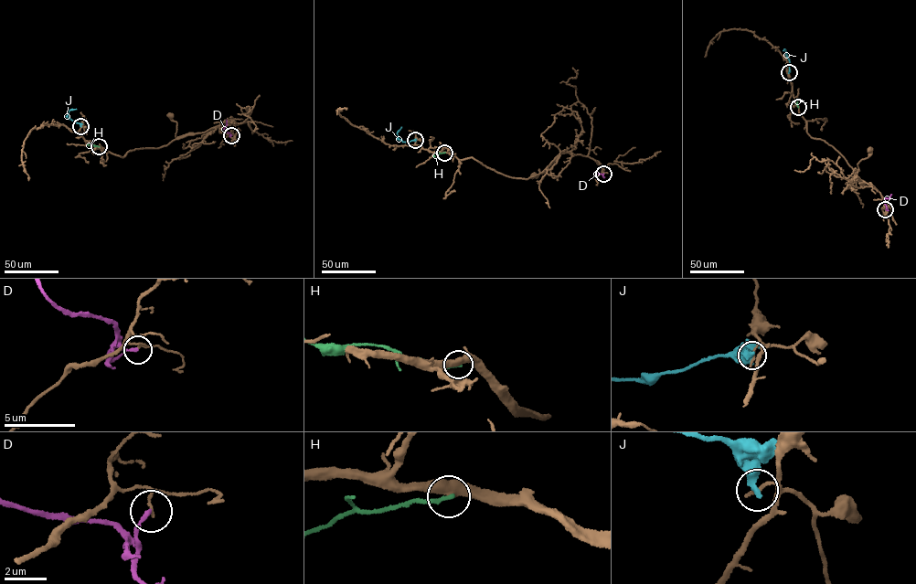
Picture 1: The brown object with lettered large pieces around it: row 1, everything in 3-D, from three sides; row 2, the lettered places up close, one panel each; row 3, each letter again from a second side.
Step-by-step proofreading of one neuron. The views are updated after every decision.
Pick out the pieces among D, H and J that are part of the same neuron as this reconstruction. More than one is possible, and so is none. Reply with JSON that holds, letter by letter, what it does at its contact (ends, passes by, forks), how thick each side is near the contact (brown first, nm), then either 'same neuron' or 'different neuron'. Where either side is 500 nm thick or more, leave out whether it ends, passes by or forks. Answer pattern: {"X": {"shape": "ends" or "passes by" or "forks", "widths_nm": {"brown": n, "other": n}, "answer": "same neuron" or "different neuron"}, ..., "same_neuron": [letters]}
{"D": {"shape": "ends", "widths_nm": {"brown": 90, "other": 200}, "answer": "different neuron"}, "H": {"shape": "ends", "widths_nm": {"brown": 400, "other": 200}, "answer": "different neuron"}, "J": {"shape": "ends", "widths_nm": {"brown": 130, "other": 360}, "answer": "different neuron"}, "same_neuron": []}

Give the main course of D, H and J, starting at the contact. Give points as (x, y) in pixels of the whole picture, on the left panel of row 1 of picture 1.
D: (231, 135), (224, 130), (227, 120)
H: (99, 146), (87, 144)
J: (80, 126), (67, 116), (69, 111), (76, 109)

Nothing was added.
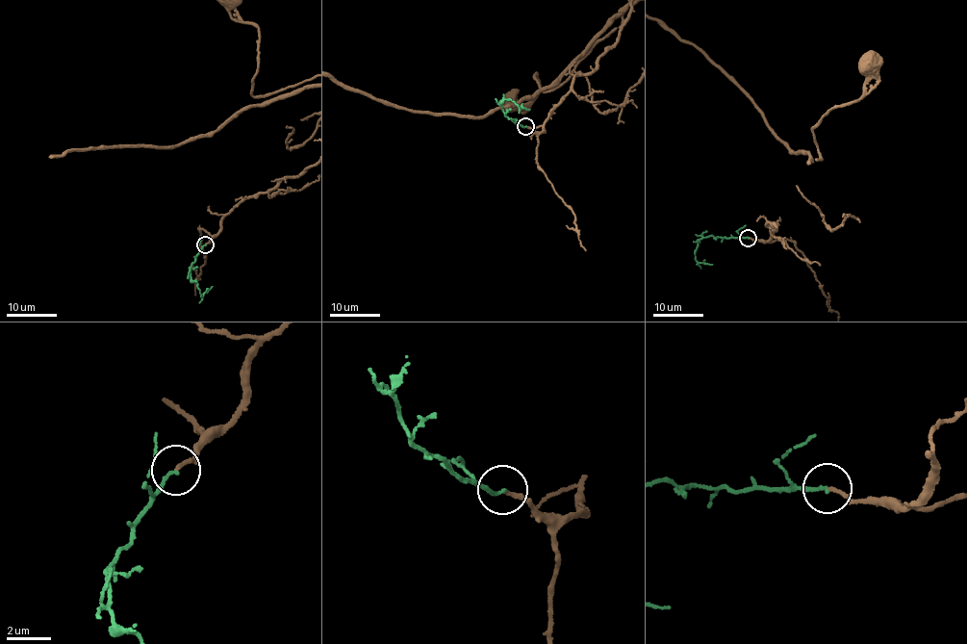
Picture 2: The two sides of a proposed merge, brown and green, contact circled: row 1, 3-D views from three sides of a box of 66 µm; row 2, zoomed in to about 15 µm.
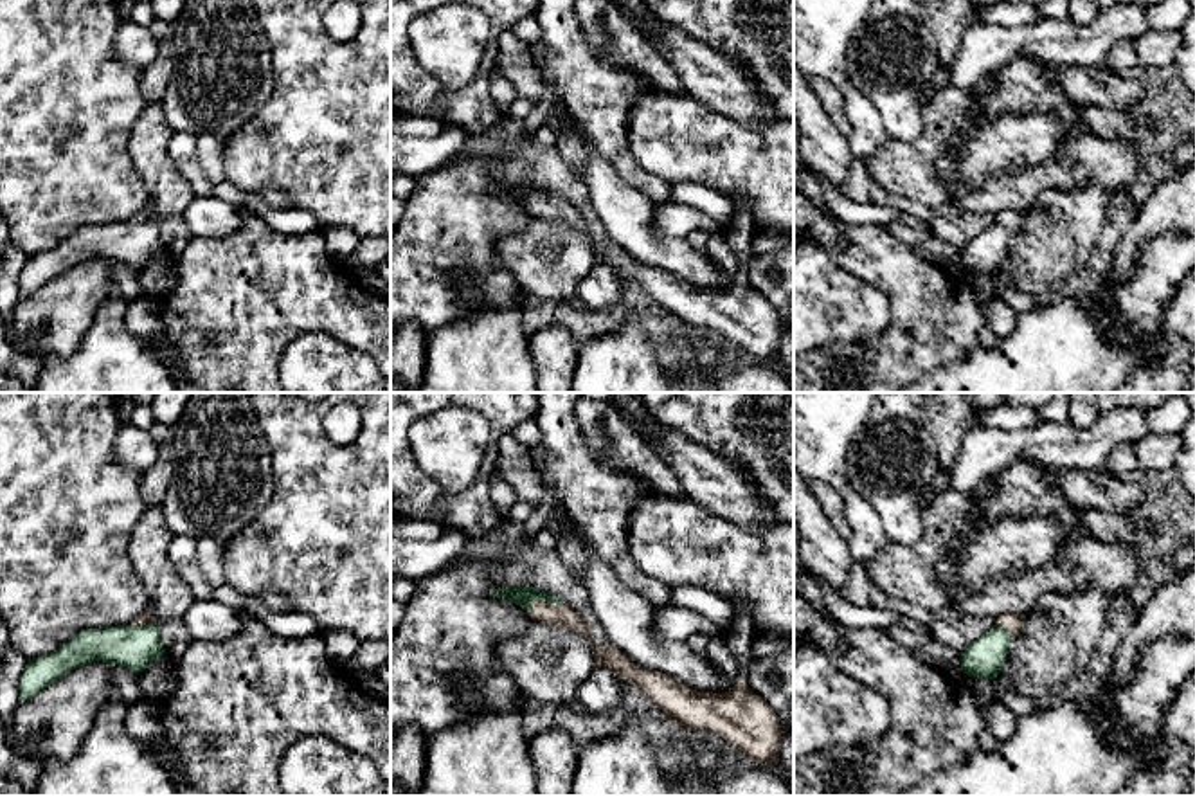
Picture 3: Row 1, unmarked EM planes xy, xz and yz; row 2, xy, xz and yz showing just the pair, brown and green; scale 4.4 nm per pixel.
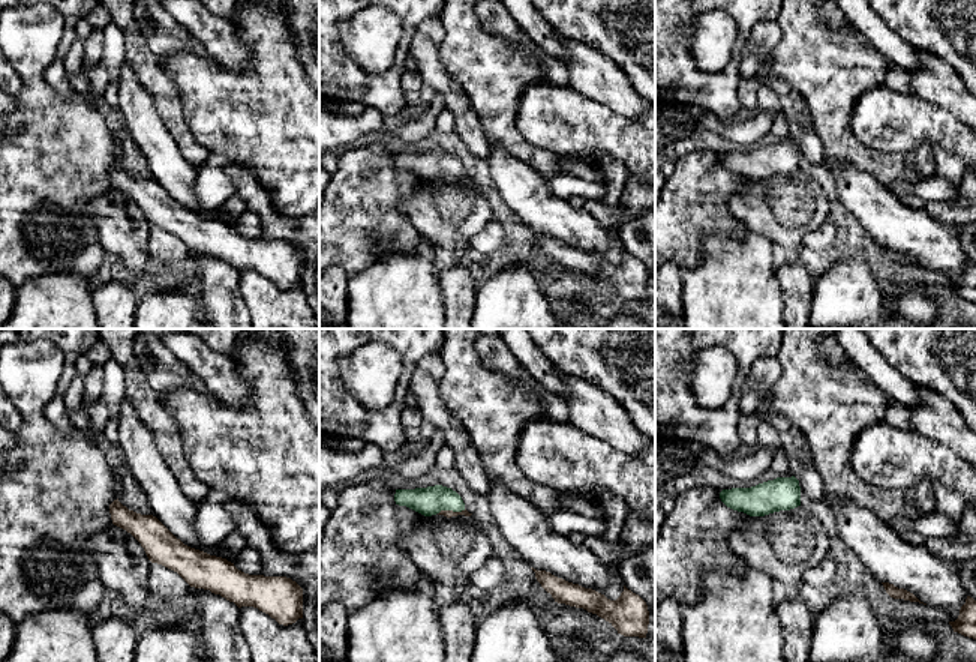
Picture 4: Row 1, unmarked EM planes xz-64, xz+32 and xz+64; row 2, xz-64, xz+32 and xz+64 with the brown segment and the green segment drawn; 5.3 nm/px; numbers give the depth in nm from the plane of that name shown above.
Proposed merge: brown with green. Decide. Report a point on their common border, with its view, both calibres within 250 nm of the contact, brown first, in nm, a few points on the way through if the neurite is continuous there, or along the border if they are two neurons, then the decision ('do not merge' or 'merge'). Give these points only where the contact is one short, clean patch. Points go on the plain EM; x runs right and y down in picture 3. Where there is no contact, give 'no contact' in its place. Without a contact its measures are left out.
meets brown in xz at (544, 198); 100 nm thick on the brown side, 90 nm on the other; runs through xz (564, 211), (555, 209), (544, 198), (526, 193); merge

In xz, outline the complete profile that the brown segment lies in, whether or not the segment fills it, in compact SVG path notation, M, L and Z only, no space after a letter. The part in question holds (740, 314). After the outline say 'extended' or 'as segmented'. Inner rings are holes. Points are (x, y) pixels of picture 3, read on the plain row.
M502 184L491 187L491 193L502 193L520 202L533 218L560 222L587 234L594 247L596 265L605 265L614 274L635 283L646 297L664 308L668 319L720 331L750 358L777 360L779 313L747 283L743 274L738 274L729 288L696 288L675 274L635 261L612 240L599 243L592 236L589 218L556 191L535 184Z; extended

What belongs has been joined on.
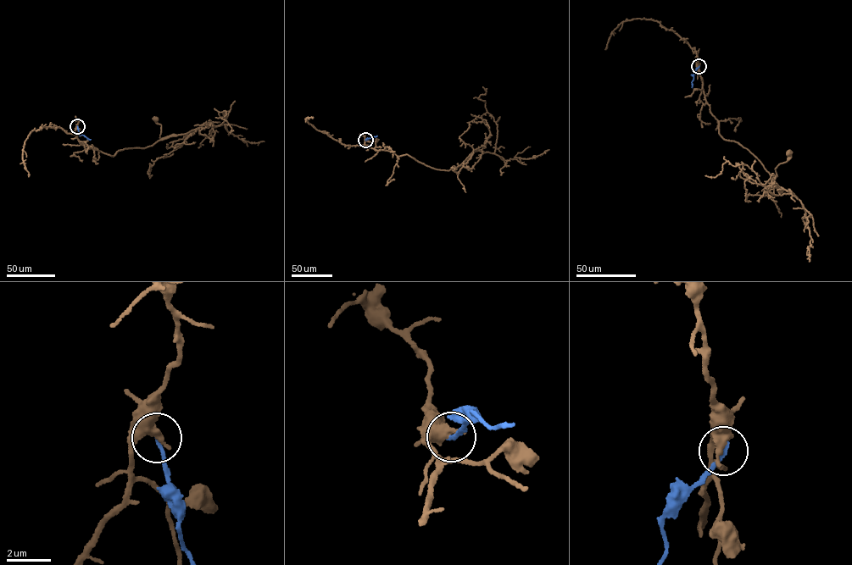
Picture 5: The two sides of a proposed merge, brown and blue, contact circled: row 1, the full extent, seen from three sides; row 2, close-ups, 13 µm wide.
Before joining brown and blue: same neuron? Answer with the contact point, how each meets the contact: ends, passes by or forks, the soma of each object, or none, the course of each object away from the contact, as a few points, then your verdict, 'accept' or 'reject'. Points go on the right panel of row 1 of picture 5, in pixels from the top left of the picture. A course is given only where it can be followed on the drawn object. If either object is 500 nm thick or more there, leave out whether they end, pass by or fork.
at (698, 66); brown passes by; blue ends there; cell body of brown at (789, 152); no cell body on blue; brown runs (698, 66), (720, 135), (746, 148), (774, 174), (774, 180), (775, 168), (789, 159), (788, 152); blue runs (698, 66), (693, 74), (692, 87); reject

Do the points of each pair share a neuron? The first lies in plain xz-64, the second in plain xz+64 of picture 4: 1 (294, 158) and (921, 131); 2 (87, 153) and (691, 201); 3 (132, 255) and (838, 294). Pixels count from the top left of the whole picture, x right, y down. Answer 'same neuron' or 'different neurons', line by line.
1: same neuron
2: same neuron
3: different neurons

